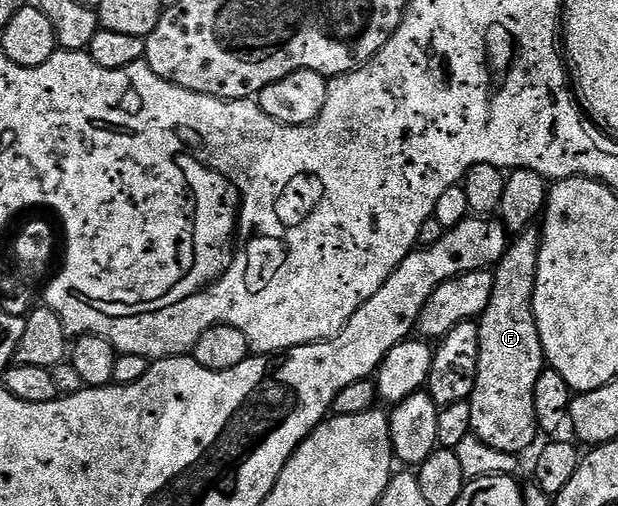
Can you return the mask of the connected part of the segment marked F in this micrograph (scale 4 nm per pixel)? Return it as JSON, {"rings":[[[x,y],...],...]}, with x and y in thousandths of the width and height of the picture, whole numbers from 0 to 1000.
{"rings":[[[858,451],[845,462],[825,472],[820,496],[798,530],[798,585],[791,585],[791,601],[785,617],[775,623],[775,733],[765,759],[761,783],[762,856],[777,866],[791,885],[804,885],[811,893],[845,899],[845,889],[864,883],[866,858],[874,856],[862,806],[862,767],[869,767],[869,751],[882,727],[875,664],[869,656],[866,619],[862,617],[862,569],[869,553],[869,522],[872,520],[874,457]]]}

